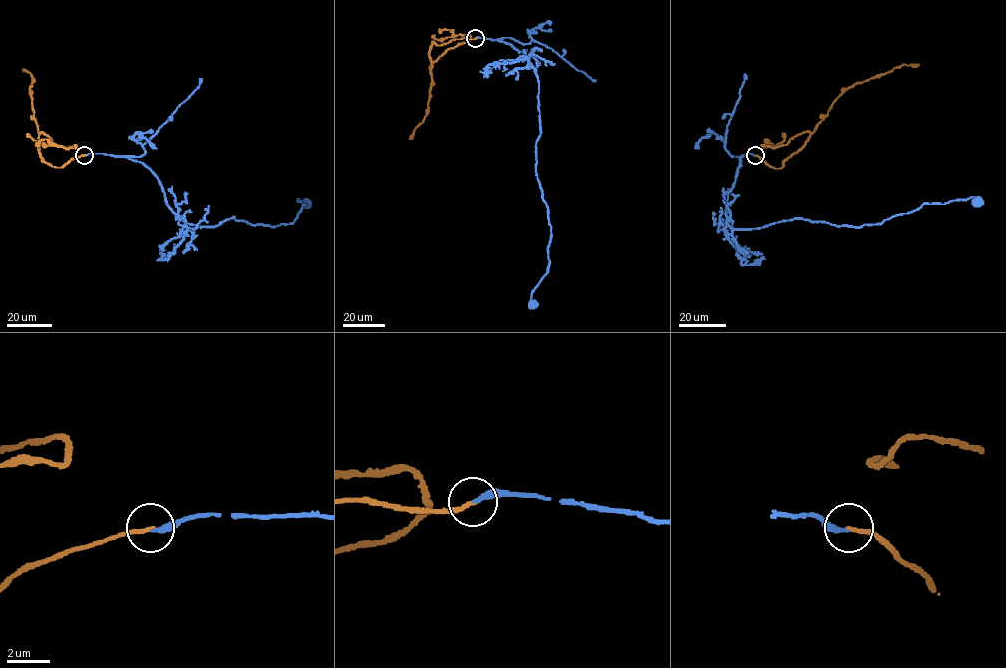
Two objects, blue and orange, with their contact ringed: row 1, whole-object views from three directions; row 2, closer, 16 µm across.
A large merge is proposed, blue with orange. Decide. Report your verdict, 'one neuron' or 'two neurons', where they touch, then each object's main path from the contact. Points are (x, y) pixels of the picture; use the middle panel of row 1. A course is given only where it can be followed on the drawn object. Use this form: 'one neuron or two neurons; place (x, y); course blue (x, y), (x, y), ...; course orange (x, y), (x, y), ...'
one neuron; place (475, 38); course blue (475, 38), (525, 50), (538, 82), (536, 175), (551, 235), (547, 272), (532, 292), (533, 303); course orange (475, 38), (455, 39), (438, 45), (433, 42), (429, 54), (432, 79), (427, 112), (410, 138)

